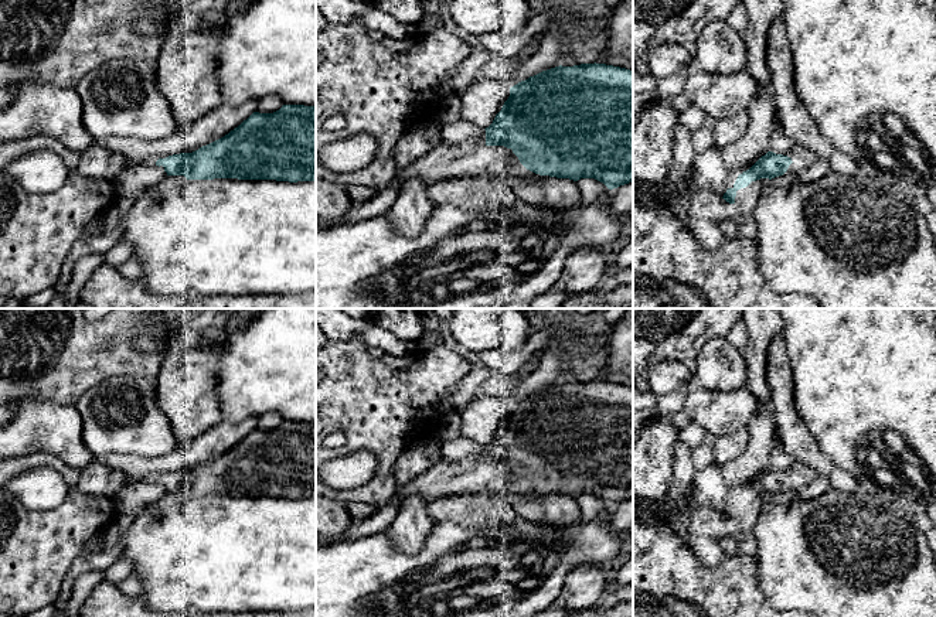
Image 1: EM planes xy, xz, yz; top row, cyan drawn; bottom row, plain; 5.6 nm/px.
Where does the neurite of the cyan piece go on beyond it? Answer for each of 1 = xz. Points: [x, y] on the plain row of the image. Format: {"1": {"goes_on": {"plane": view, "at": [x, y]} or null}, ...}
{"1": {"goes_on": {"plane": "xz", "at": [472, 476]}}}

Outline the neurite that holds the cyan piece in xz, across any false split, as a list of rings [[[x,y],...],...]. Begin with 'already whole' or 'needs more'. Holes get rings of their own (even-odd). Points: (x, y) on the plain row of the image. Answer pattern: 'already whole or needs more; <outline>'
needs more; [[[596,379],[542,388],[510,405],[508,416],[481,450],[479,459],[440,460],[398,488],[395,508],[411,494],[429,502],[455,494],[506,492],[513,470],[540,492],[595,495],[609,507],[633,500],[633,388]]]

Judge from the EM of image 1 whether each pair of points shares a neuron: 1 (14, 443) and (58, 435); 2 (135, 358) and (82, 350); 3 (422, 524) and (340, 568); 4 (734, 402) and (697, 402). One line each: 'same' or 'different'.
1: same
2: same
3: different
4: same

